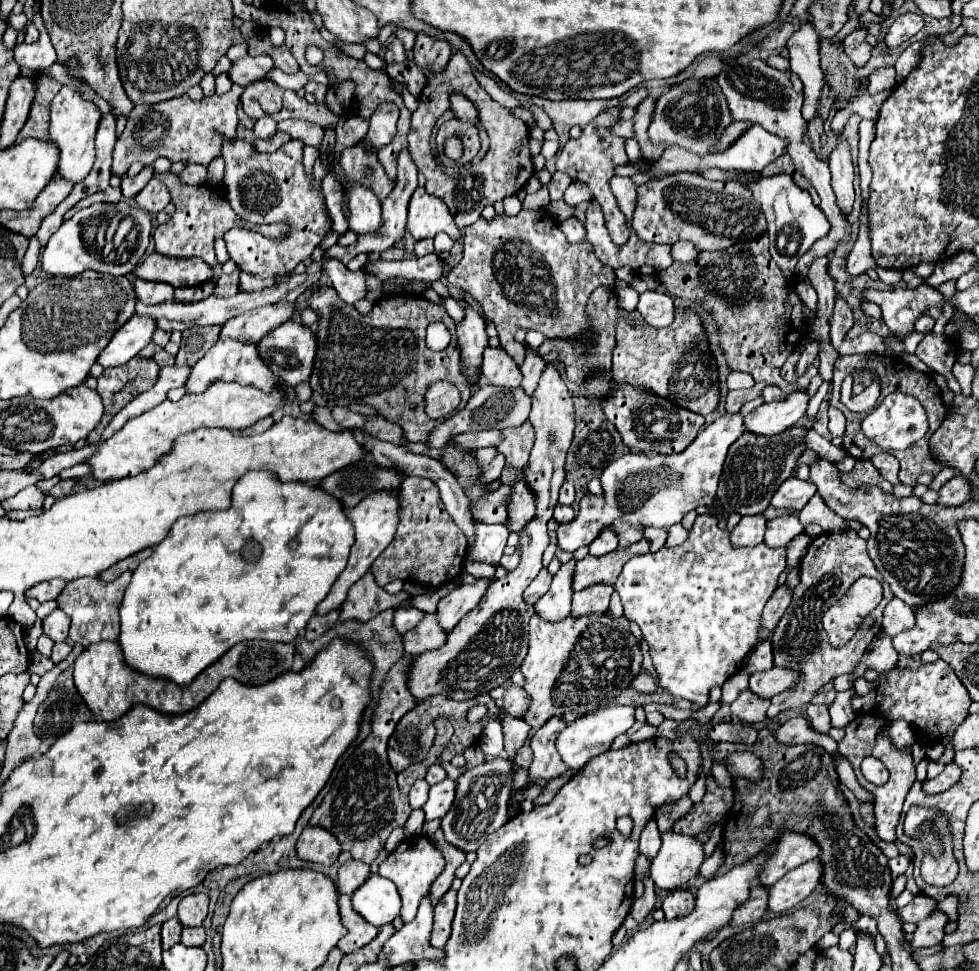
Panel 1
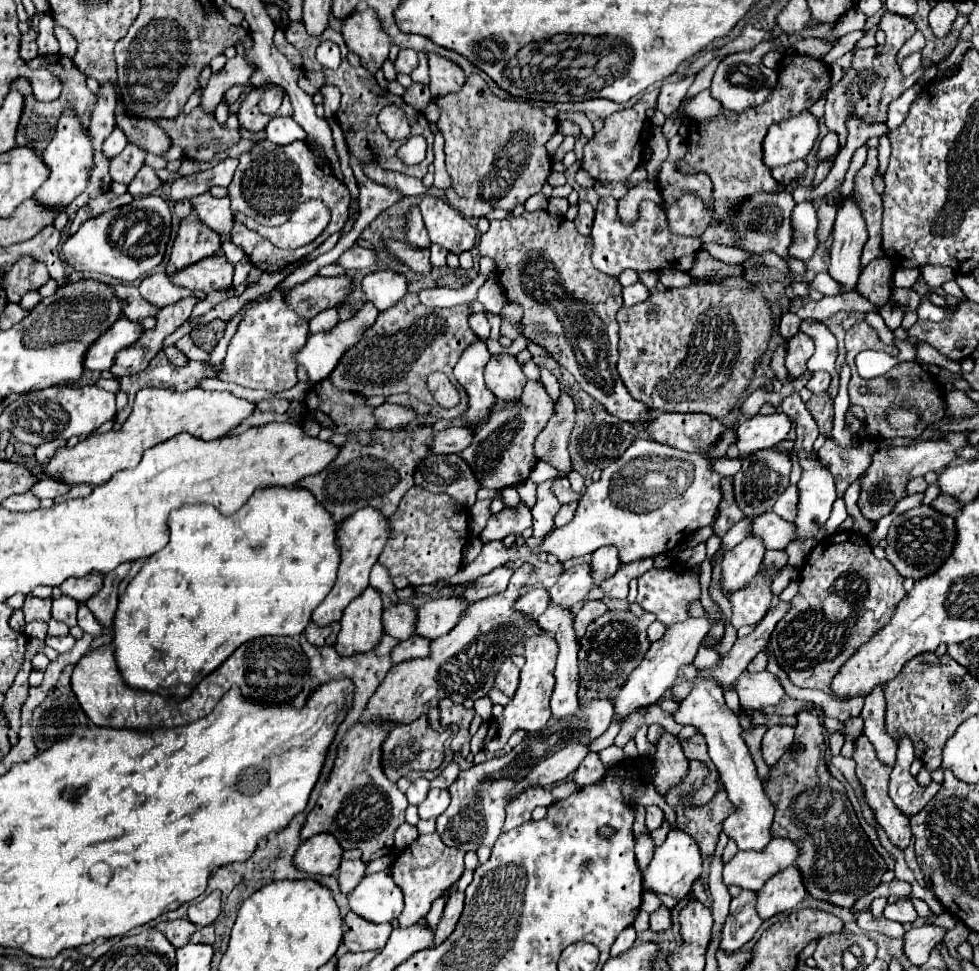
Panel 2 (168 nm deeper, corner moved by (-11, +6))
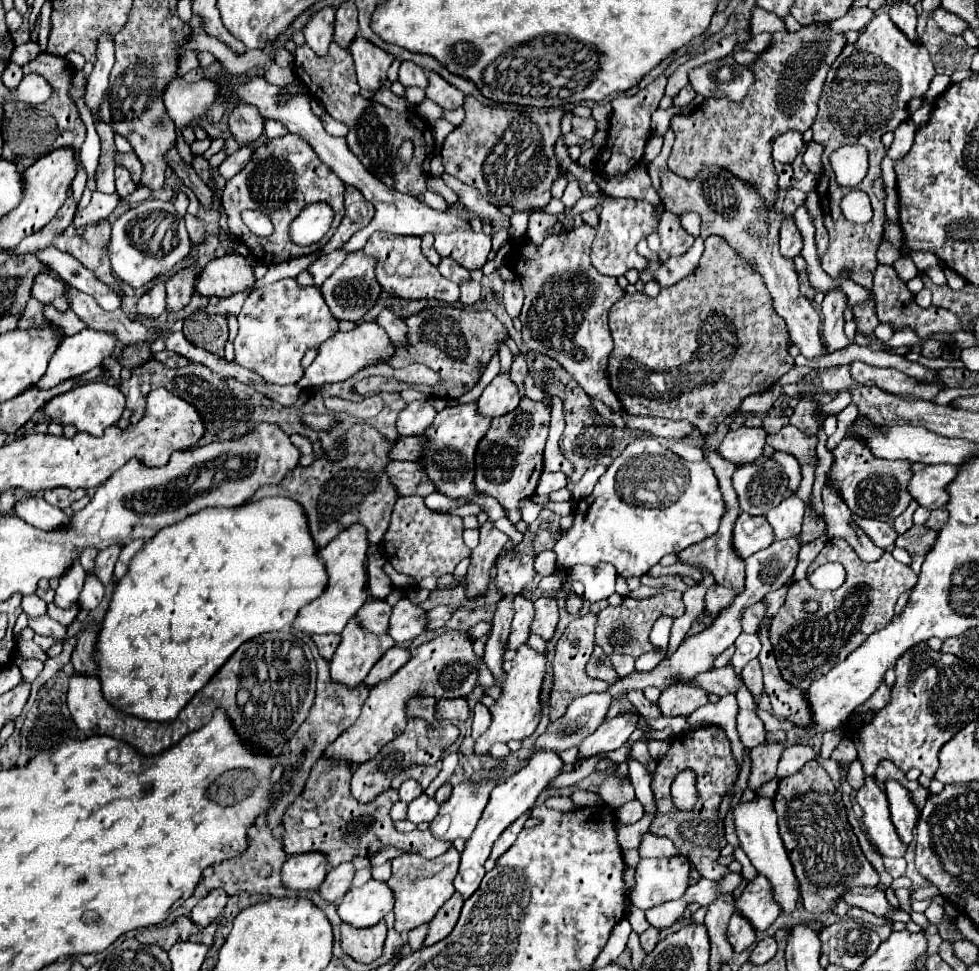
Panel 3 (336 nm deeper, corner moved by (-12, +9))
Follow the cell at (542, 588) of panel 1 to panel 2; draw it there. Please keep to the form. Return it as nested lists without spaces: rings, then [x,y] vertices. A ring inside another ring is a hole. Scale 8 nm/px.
[[[534,588],[514,602],[514,610],[528,620],[536,620],[548,608],[548,592],[544,588]]]

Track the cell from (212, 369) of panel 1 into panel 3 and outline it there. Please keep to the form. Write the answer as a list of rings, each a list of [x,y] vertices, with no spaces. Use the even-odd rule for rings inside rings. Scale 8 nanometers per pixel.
[[[281,279],[255,289],[239,313],[239,333],[233,341],[235,363],[259,373],[267,383],[289,385],[303,377],[301,359],[307,349],[313,349],[335,335],[337,319],[325,305],[315,285],[303,287],[297,279]]]

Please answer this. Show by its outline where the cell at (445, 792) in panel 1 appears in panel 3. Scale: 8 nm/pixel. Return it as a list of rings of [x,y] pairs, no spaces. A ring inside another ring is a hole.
[[[421,793],[415,801],[409,803],[407,819],[409,819],[411,823],[415,823],[415,825],[419,825],[419,823],[423,823],[423,821],[429,823],[431,819],[435,819],[437,811],[439,811],[439,803],[435,803],[435,799],[429,797],[427,793]]]

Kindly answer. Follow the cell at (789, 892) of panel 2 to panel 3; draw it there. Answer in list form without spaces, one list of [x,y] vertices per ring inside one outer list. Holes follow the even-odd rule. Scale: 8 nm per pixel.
[[[757,875],[753,881],[747,883],[743,895],[735,903],[737,911],[749,919],[749,923],[757,929],[763,931],[767,929],[779,911],[779,903],[775,903],[775,897],[771,895],[771,883],[763,879],[763,875]]]

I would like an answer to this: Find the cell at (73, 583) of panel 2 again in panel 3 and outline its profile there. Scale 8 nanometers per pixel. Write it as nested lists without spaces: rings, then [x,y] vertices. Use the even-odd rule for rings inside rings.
[[[109,547],[109,549],[101,551],[95,559],[95,567],[87,575],[95,575],[101,579],[103,585],[107,585],[113,579],[113,567],[115,567],[119,553],[121,553],[121,547]]]

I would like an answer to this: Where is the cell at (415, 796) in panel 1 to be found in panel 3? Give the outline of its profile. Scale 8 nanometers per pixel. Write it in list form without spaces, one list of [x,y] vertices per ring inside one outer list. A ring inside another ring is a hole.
[[[405,781],[405,783],[399,787],[399,797],[401,797],[401,801],[405,801],[405,803],[411,803],[411,801],[417,799],[421,793],[423,793],[423,787],[421,787],[417,781]]]

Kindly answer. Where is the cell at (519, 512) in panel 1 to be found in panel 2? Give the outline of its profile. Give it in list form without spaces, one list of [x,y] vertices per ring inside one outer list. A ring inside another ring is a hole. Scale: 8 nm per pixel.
[[[518,504],[518,508],[504,508],[498,514],[492,514],[478,538],[482,540],[482,544],[492,540],[504,540],[510,534],[522,534],[530,524],[530,510],[524,504]]]

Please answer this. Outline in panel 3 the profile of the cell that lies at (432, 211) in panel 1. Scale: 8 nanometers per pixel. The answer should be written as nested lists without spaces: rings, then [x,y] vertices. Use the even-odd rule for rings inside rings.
[[[473,229],[435,233],[435,249],[439,255],[455,259],[465,269],[481,269],[491,251],[491,237]]]

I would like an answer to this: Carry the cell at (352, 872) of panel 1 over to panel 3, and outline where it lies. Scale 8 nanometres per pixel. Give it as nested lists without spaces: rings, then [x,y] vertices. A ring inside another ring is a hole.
[[[343,863],[343,865],[339,865],[339,867],[329,869],[329,873],[327,873],[327,877],[325,877],[325,883],[319,887],[323,899],[333,901],[333,903],[339,903],[339,901],[343,899],[343,895],[345,895],[345,893],[349,891],[349,887],[351,887],[353,875],[355,875],[353,863]]]

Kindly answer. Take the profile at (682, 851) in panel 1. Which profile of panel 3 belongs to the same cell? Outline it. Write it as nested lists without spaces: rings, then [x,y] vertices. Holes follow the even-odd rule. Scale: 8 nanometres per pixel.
[[[685,855],[641,859],[635,869],[635,887],[631,903],[639,909],[649,909],[665,901],[683,897],[689,887],[691,865]]]

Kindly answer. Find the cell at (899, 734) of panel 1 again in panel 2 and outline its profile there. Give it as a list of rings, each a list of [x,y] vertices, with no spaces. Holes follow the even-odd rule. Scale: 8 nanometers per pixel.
[[[902,738],[902,742],[898,742],[896,766],[890,774],[890,798],[894,806],[908,818],[918,814],[940,788],[934,782],[928,786],[918,786],[918,782],[914,780],[914,776],[910,776],[909,771],[914,759],[912,741],[910,738]]]

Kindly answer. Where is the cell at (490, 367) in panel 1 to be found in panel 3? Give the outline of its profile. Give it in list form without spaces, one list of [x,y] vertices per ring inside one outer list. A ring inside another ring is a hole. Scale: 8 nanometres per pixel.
[[[511,371],[499,373],[479,397],[479,413],[501,417],[519,405],[519,387],[511,381]]]

